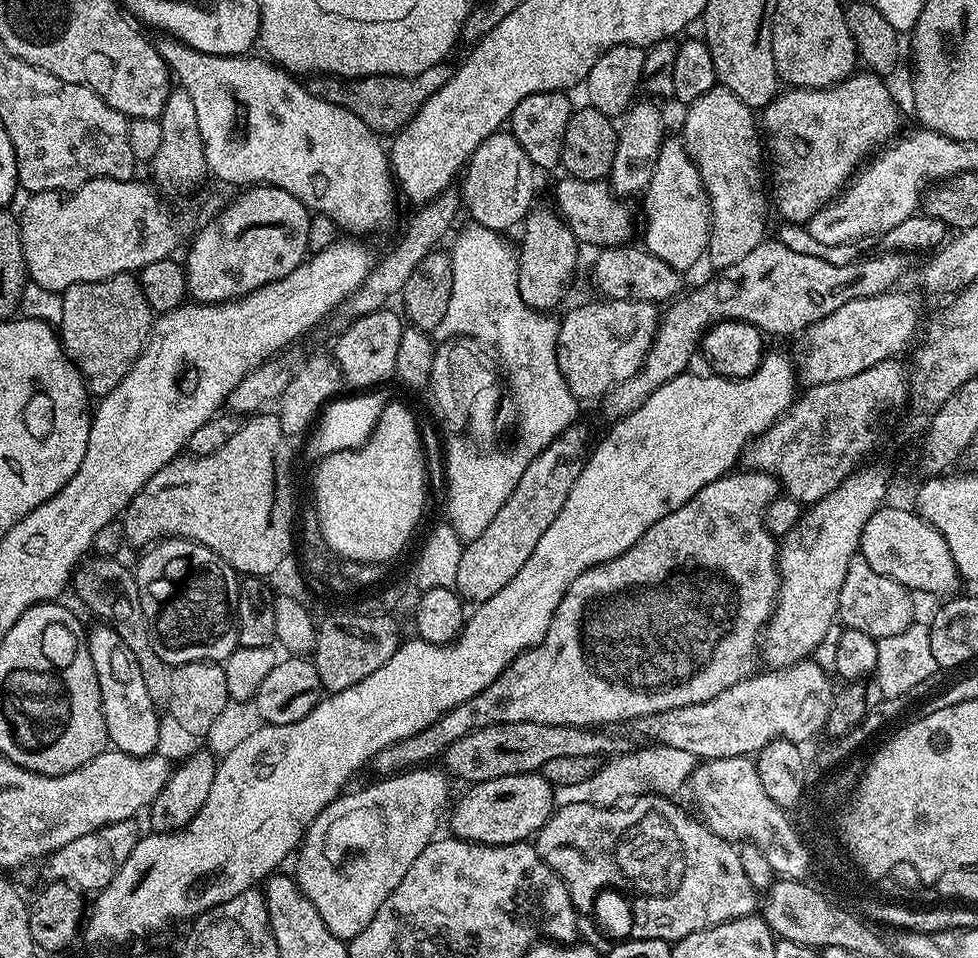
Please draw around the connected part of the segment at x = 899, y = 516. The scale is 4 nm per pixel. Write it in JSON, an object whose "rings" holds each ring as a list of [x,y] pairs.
{"rings":[[[881,506],[866,522],[860,539],[859,555],[870,566],[874,566],[878,574],[894,578],[913,593],[933,592],[939,598],[955,593],[956,583],[961,583],[962,577],[956,569],[944,535],[915,511],[912,513],[904,508],[888,507]]]}

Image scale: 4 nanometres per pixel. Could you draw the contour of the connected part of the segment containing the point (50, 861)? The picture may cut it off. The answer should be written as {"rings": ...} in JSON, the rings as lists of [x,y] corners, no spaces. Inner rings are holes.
{"rings":[[[135,819],[123,820],[102,826],[90,834],[82,834],[82,838],[74,838],[74,842],[66,842],[57,852],[47,857],[44,868],[44,880],[59,882],[79,888],[85,894],[95,894],[107,886],[110,878],[118,874],[122,862],[130,858],[130,850],[139,842],[141,829],[136,829]]]}

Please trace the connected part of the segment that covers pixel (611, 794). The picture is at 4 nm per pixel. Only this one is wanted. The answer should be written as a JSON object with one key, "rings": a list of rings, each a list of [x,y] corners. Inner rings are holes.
{"rings":[[[650,744],[648,748],[640,748],[621,753],[605,761],[597,767],[594,775],[577,785],[570,786],[570,804],[590,804],[600,807],[613,807],[621,800],[630,800],[642,795],[674,796],[691,777],[691,769],[674,764],[676,753],[672,747]],[[605,764],[605,765],[604,765]]]}

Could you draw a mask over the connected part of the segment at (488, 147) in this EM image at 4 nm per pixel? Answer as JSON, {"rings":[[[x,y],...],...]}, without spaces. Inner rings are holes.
{"rings":[[[501,130],[490,134],[474,150],[463,173],[462,204],[473,221],[495,232],[503,233],[521,223],[533,207],[532,191],[536,188],[537,169],[525,150],[512,136],[511,131]]]}

